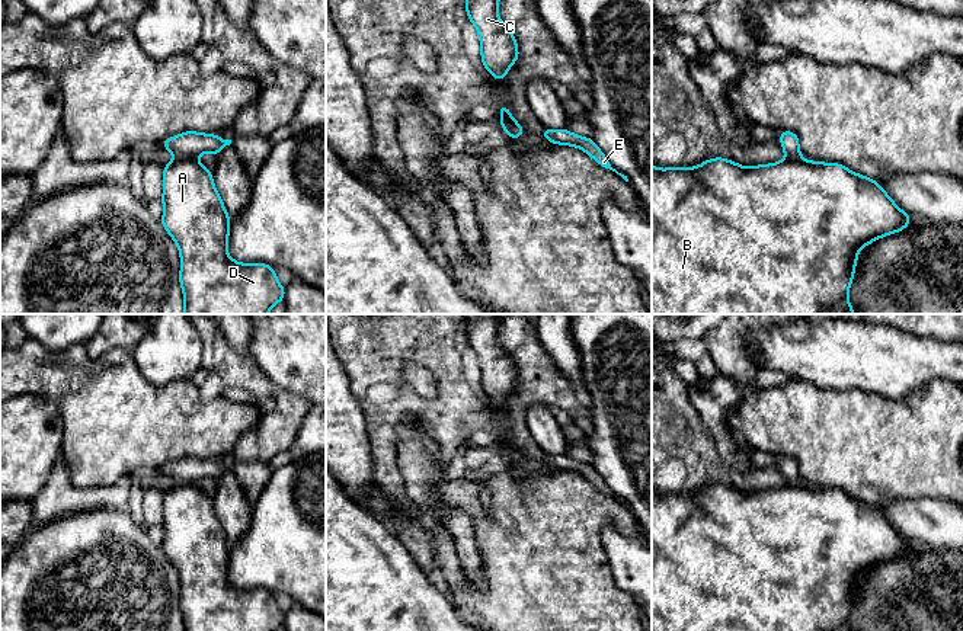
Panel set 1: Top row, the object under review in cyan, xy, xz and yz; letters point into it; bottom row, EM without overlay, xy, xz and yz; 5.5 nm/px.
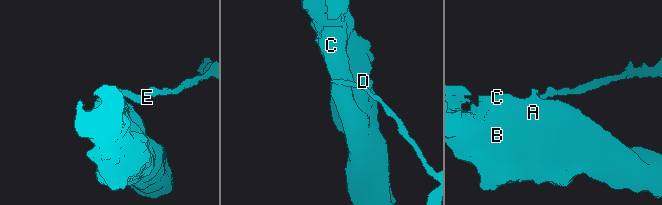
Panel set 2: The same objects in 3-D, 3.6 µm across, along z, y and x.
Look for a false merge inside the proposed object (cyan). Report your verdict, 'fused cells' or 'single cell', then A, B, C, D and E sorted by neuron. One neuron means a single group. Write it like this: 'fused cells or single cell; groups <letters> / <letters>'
fused cells; groups A B C D / E

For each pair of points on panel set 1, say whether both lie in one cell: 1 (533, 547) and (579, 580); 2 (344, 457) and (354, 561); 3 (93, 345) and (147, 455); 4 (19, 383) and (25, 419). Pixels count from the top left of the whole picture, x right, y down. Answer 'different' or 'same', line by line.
1: same
2: different
3: different
4: different

